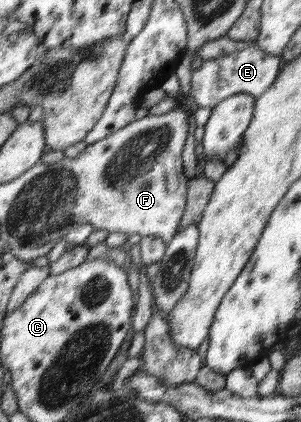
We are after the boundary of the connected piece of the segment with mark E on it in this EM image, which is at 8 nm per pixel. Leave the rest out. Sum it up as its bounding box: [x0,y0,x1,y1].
[190,45,281,108]

